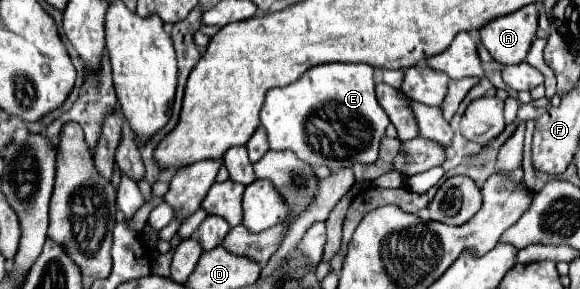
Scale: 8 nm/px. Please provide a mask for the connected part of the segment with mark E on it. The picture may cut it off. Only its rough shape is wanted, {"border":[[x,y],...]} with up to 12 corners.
{"border":[[318,64],[272,88],[270,150],[374,162],[390,118],[374,68]]}

